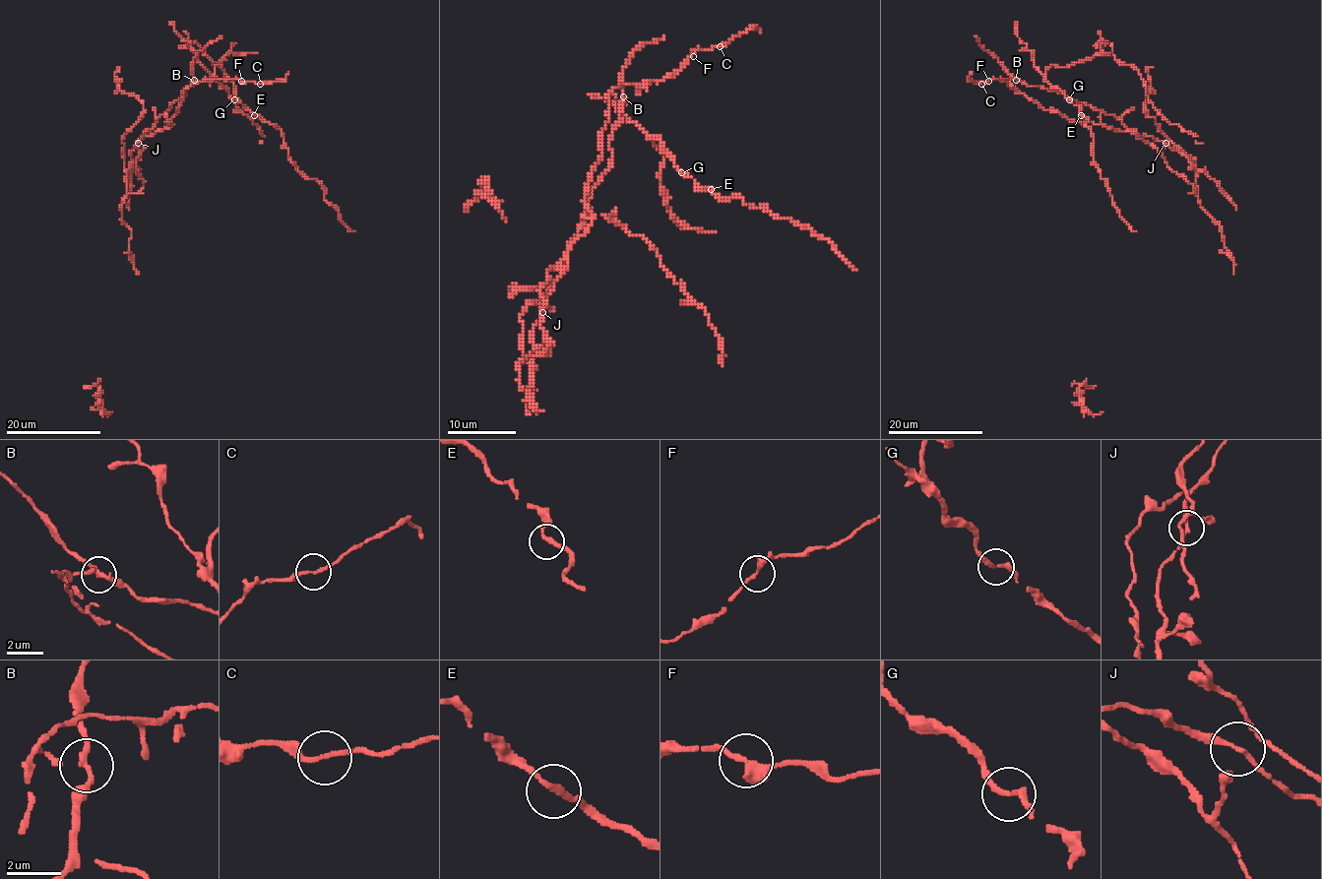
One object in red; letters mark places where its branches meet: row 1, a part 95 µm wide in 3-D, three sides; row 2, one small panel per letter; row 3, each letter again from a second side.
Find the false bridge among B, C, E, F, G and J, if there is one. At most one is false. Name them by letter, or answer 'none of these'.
none of these

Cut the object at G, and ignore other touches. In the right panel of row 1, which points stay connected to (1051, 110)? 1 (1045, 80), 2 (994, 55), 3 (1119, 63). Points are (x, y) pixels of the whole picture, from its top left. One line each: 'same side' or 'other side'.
1: other side
2: same side
3: same side

